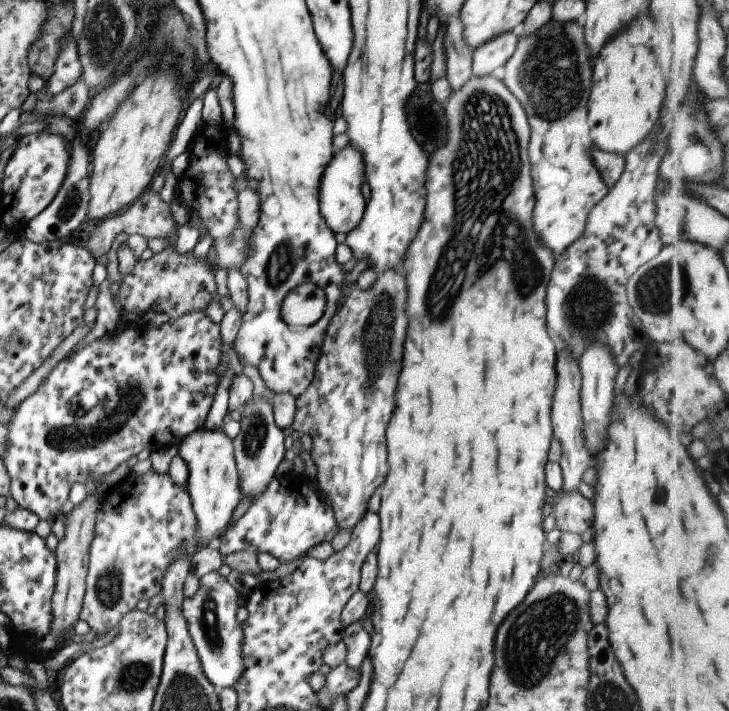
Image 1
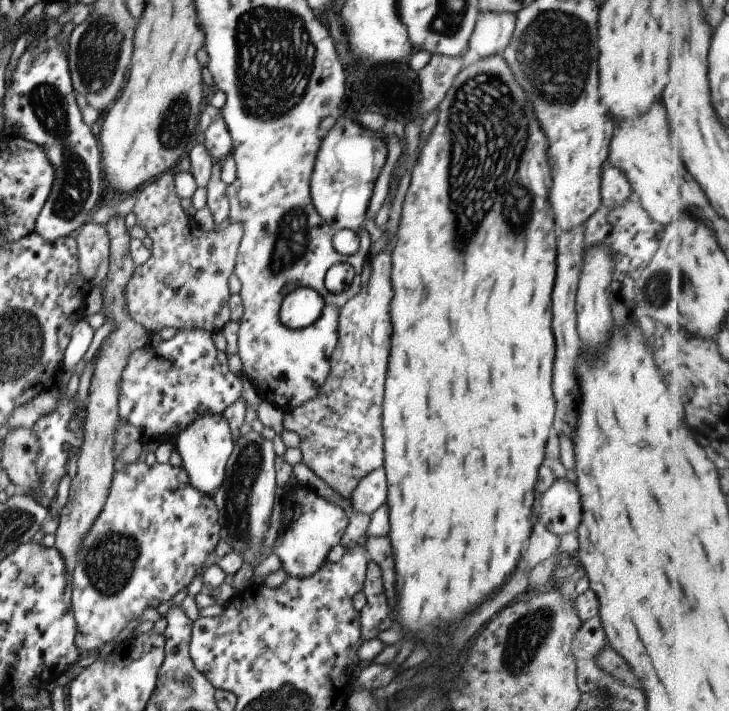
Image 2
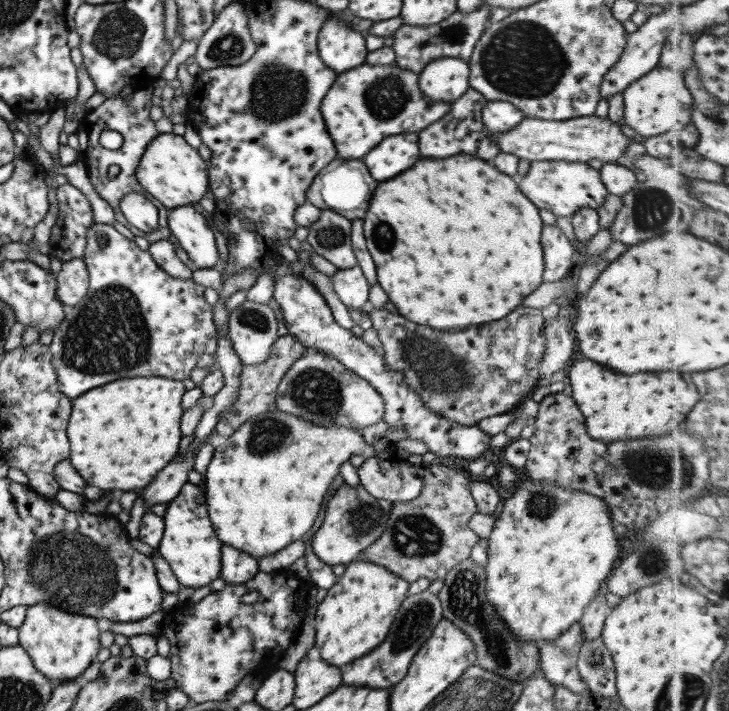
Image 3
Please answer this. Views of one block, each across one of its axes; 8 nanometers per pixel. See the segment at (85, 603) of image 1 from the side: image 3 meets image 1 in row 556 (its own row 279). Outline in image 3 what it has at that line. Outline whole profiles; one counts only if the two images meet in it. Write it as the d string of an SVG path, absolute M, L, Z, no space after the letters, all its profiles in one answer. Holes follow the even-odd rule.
M91 223L86 228L86 243L83 251L82 261L86 264L88 272L88 289L86 296L71 308L66 308L64 318L53 330L53 339L48 345L51 354L51 365L55 369L56 379L58 380L58 391L63 396L73 400L84 392L97 388L101 384L107 384L109 380L126 379L138 376L162 376L168 379L181 381L189 377L191 370L196 367L199 356L204 354L205 342L216 337L216 330L212 320L212 310L203 298L204 287L195 284L192 279L181 280L169 276L162 268L159 268L155 261L149 256L147 251L140 250L133 241L123 237L115 231L111 225Z

